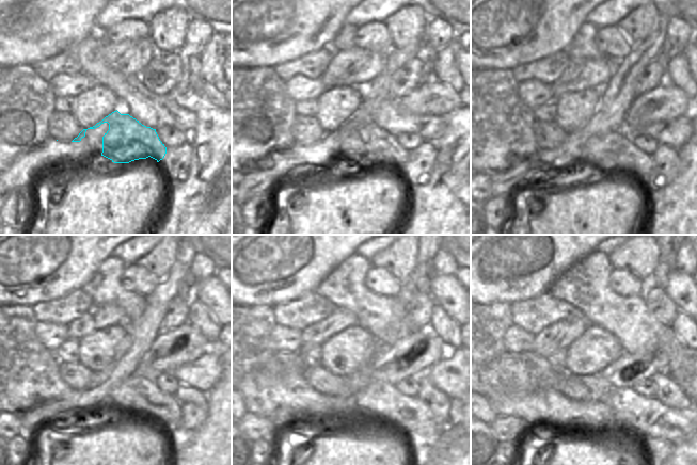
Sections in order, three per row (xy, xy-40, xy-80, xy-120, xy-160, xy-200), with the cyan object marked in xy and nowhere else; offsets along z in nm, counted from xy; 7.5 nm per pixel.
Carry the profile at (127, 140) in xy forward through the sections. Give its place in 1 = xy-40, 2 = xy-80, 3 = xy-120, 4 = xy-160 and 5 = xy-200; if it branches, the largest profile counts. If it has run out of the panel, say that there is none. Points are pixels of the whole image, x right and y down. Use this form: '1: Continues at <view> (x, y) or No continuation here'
1: Continues at xy-40 (370, 145)
2: Continues at xy-80 (614, 151)
3: Continues at xy-120 (137, 395)
4: Continues at xy-160 (381, 400)
5: Continues at xy-200 (648, 416)

